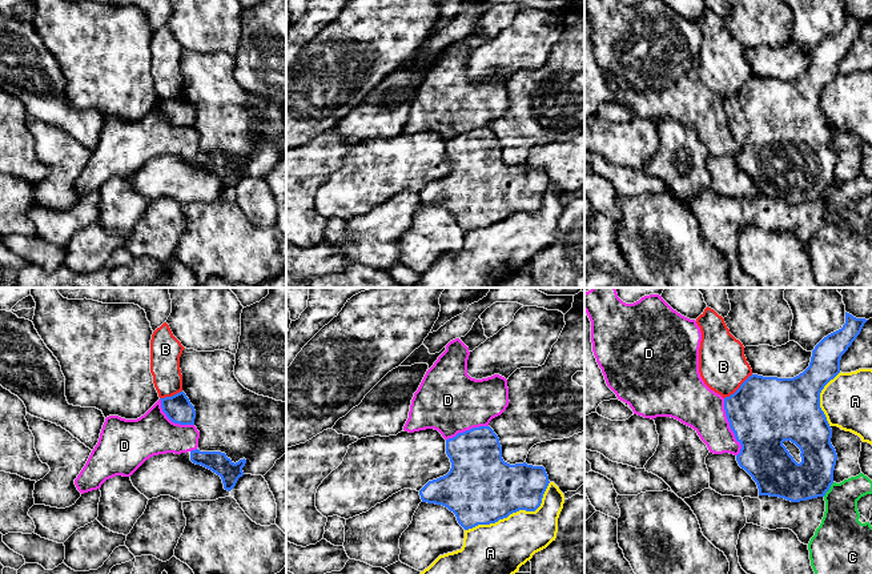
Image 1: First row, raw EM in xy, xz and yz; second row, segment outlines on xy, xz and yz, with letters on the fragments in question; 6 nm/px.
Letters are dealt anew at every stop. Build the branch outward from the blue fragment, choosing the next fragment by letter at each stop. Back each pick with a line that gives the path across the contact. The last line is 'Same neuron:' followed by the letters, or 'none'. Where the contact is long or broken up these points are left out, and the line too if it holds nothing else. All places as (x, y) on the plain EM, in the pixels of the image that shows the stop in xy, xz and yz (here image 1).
Same neuron: none

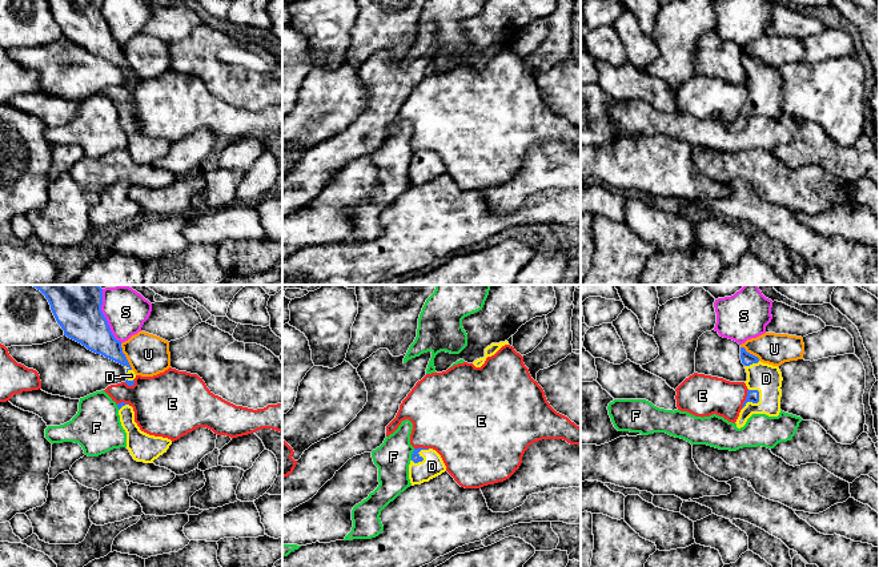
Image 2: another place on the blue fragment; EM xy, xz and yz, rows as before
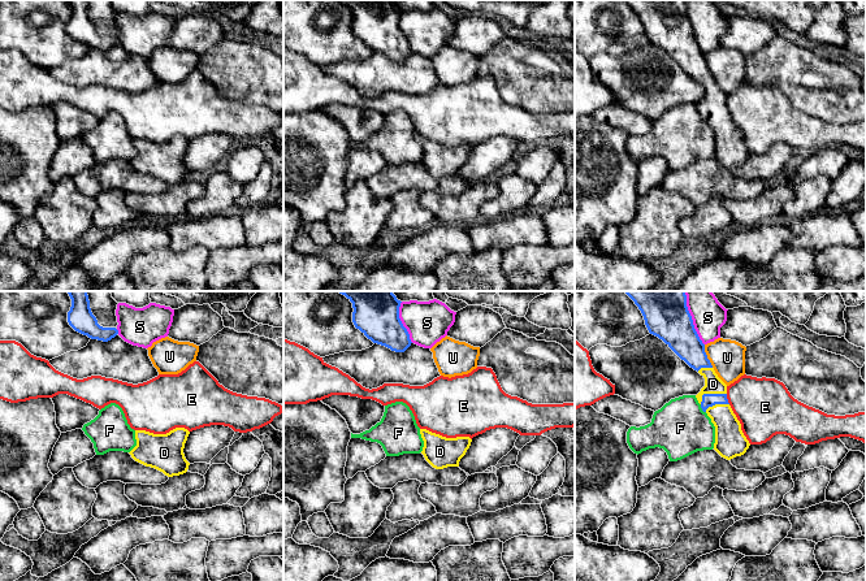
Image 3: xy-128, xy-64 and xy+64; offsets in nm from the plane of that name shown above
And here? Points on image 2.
Same neuron: D

